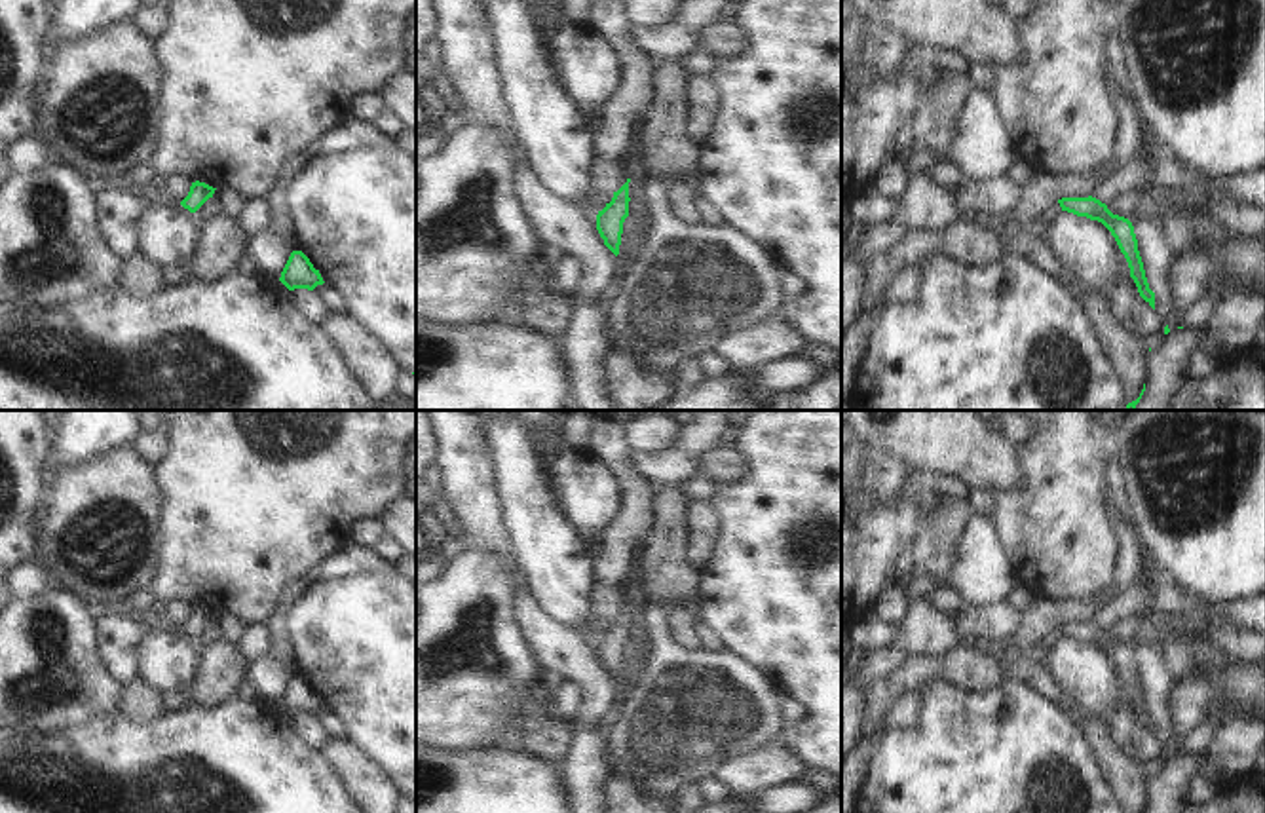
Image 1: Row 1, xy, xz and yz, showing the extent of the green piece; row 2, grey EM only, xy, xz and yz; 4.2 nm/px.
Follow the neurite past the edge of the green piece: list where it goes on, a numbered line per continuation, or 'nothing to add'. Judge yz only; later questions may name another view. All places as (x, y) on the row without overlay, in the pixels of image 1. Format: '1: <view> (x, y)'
nothing to add

